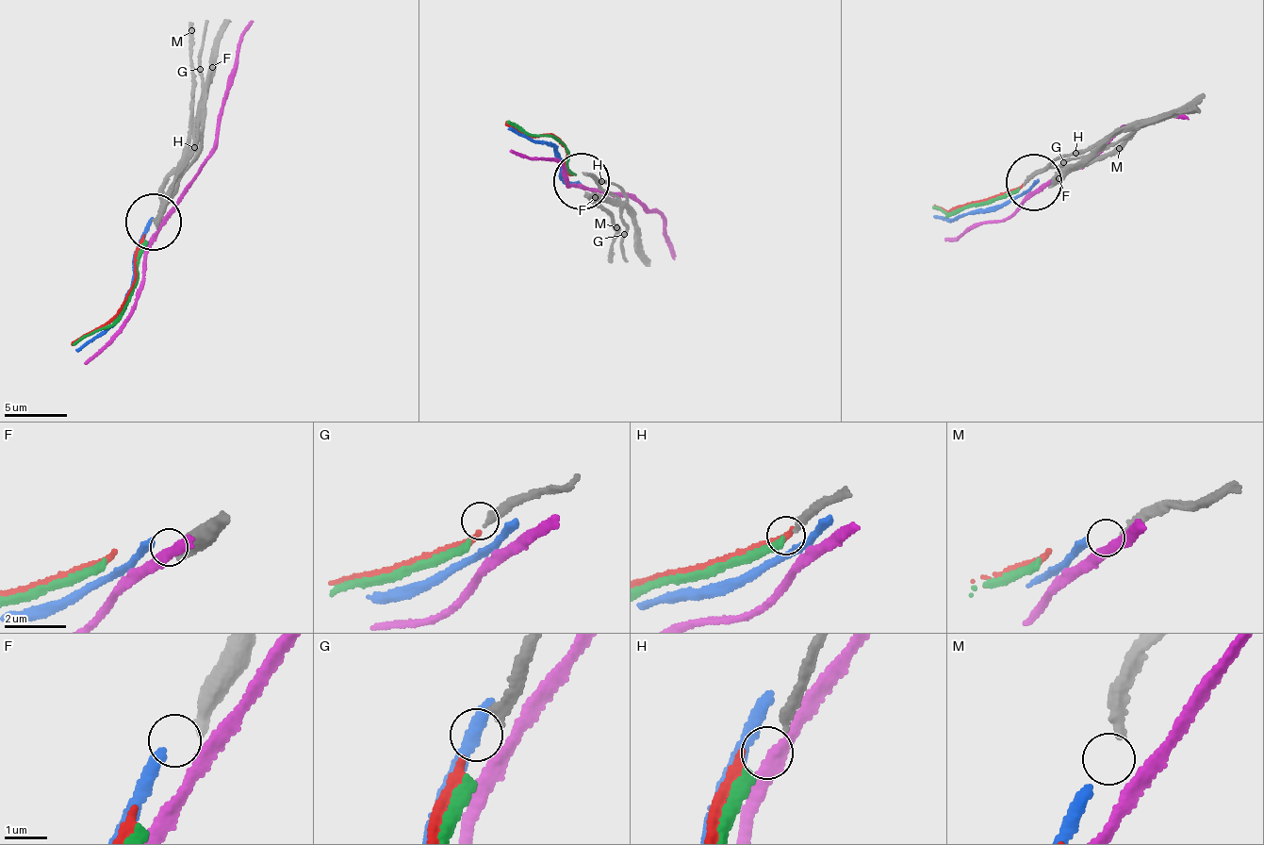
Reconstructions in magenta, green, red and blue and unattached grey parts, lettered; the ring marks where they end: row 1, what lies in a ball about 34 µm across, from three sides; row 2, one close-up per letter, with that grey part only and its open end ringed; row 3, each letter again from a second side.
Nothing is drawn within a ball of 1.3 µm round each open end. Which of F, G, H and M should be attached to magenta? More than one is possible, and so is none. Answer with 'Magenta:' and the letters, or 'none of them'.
Magenta: none of them

